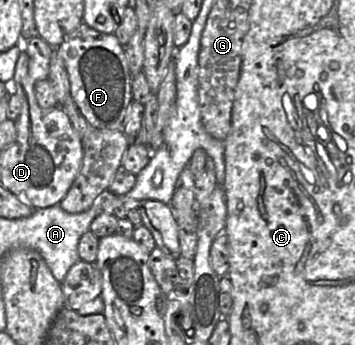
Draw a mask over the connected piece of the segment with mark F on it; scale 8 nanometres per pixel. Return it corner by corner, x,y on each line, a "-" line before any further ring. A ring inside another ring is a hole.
82,23
55,50
64,61
71,97
89,126
96,129
122,130
129,105
133,101
132,76
124,46
116,36
113,33
98,32

